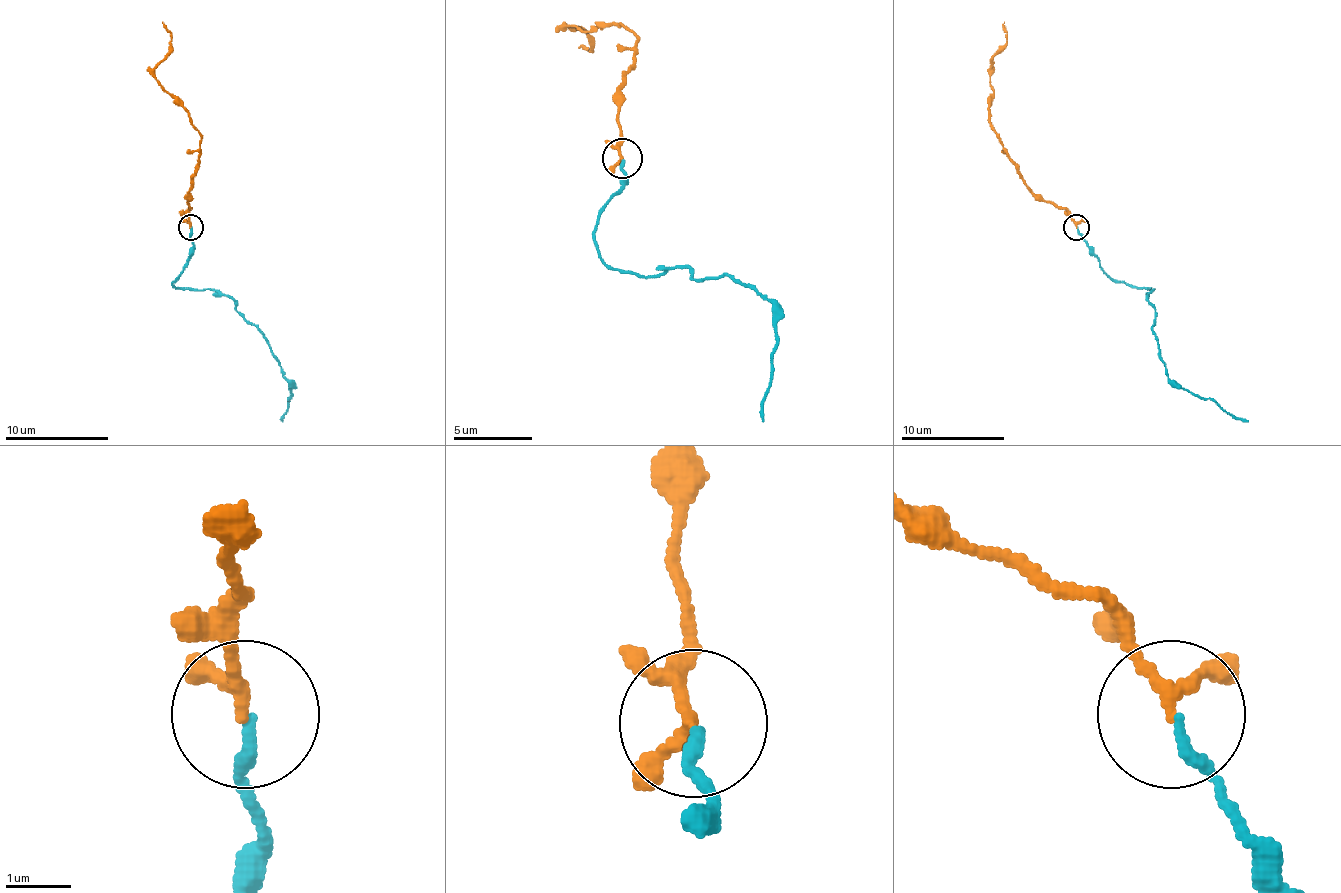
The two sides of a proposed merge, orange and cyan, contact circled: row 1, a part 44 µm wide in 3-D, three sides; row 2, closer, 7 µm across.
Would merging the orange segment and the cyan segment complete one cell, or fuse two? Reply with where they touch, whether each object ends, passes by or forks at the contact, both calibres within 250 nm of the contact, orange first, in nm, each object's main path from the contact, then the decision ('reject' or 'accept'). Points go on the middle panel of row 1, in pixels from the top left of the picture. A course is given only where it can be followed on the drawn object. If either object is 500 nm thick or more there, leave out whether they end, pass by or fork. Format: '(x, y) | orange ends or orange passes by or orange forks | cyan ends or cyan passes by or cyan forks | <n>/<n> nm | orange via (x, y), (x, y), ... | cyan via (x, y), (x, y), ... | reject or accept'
(622, 158) | orange passes by | cyan ends | 170/180 nm | orange via (621, 157), (617, 106), (621, 78), (637, 46), (621, 26), (566, 26), (577, 26), (593, 50), (577, 46) | cyan via (621, 161), (625, 185), (597, 217), (601, 260), (641, 276), (728, 276), (771, 304), (764, 422) | accept

